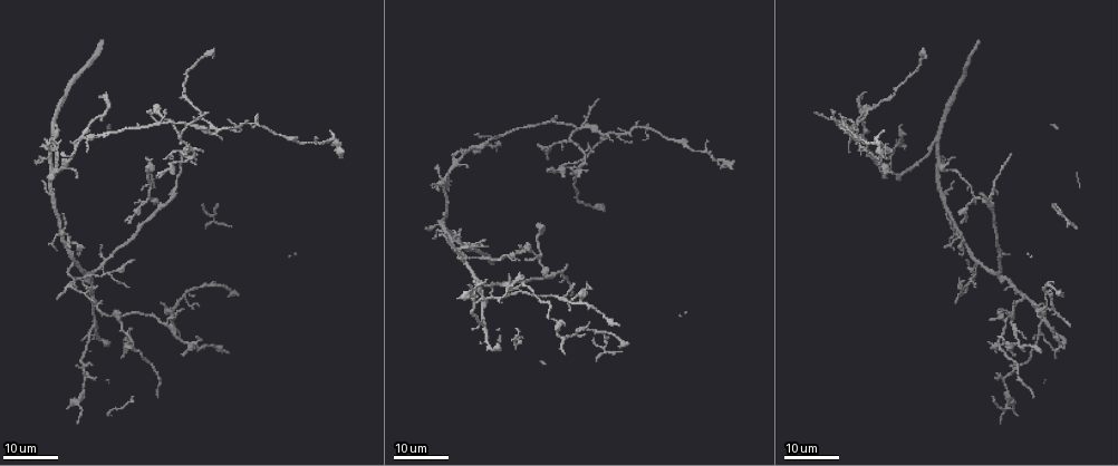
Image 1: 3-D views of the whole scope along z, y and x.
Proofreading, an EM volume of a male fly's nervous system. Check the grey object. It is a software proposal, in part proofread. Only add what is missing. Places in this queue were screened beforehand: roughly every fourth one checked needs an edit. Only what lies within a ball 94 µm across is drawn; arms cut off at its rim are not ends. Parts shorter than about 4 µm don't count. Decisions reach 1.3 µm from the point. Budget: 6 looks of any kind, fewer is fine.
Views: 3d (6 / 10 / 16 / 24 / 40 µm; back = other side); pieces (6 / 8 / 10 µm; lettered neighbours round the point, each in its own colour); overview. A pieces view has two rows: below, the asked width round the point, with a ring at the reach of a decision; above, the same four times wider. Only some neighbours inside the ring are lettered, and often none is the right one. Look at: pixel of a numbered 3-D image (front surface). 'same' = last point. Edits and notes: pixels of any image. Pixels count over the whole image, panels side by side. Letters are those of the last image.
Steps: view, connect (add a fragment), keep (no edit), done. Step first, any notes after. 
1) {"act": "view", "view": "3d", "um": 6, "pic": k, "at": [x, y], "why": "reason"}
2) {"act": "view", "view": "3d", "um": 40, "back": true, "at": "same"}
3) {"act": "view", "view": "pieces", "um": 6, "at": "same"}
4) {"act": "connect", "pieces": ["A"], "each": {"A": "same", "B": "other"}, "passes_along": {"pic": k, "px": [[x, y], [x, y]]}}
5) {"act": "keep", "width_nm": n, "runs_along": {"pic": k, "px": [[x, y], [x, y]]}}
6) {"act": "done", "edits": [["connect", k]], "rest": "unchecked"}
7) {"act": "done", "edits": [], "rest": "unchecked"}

{"act": "view", "view": "3d", "um": 16, "pic": 1, "at": [77, 364], "why": "branch stops here"}

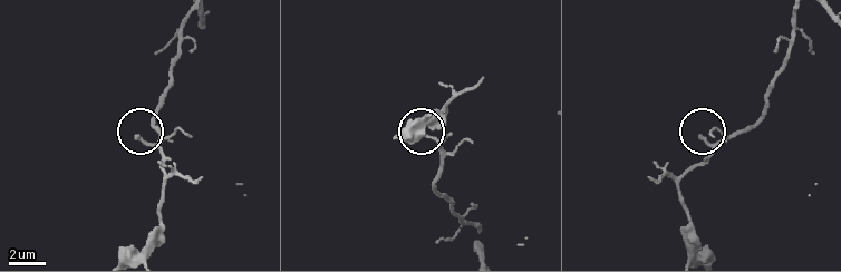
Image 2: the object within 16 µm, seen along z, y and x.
{"act": "view", "view": "pieces", "um": 8, "pic": 2, "at": [139, 136]}

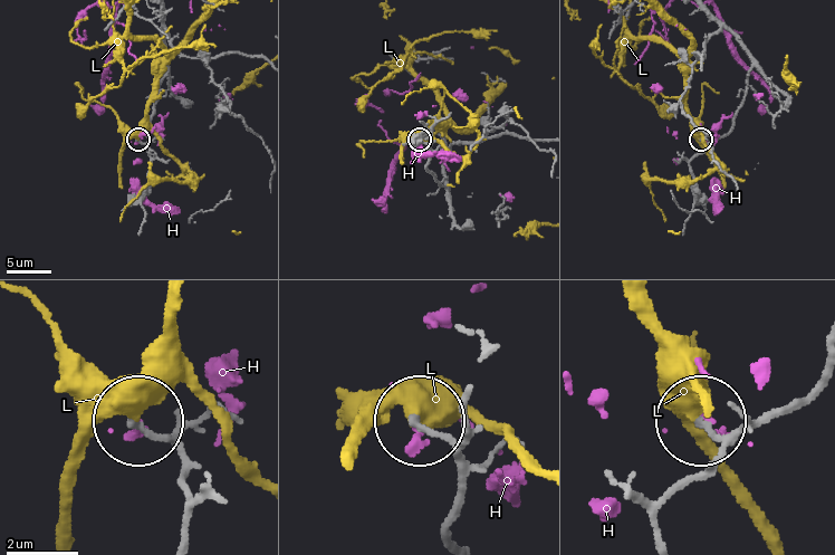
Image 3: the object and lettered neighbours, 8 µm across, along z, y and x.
{"act": "keep", "each": {"H": "other", "L": "other"}, "runs_along": {"pic": 3, "px": [[451, 539], [457, 468], [424, 426]]}, "found": "none of them fits"}

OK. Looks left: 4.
{"act": "view", "view": "3d", "um": 16, "pic": 1, "at": [945, 247], "why": "an open end"}

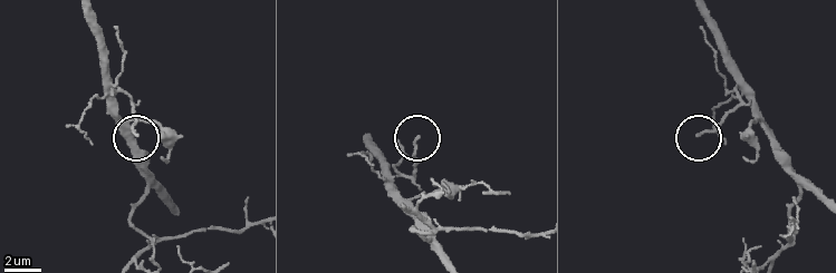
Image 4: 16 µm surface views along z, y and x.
{"act": "view", "view": "pieces", "um": 8, "pic": 4, "at": [417, 139]}

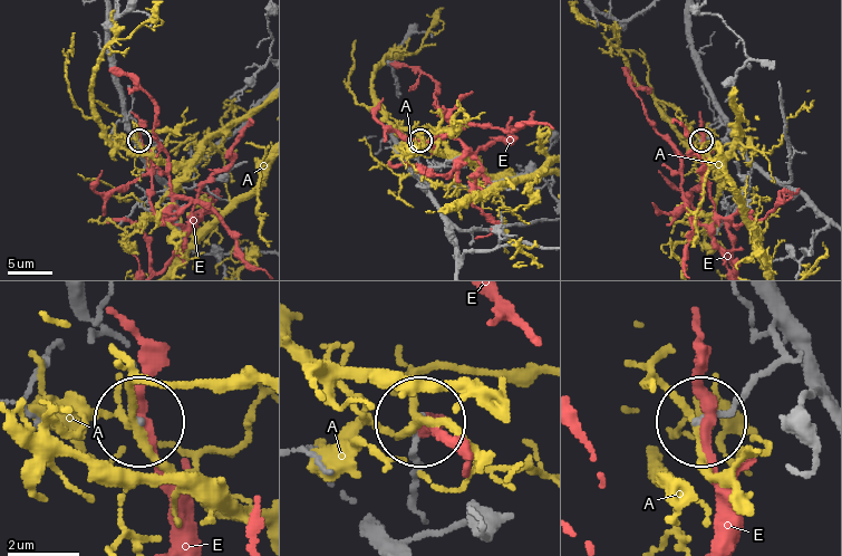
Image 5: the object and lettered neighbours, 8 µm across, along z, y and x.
{"act": "keep", "each": {"A": "other", "E": "other"}, "runs_along": {"pic": 5, "px": [[689, 31], [693, 60], [720, 121], [702, 138]]}, "found": "none of them fits"}

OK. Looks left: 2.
{"act": "view", "view": "3d", "um": 24, "pic": 1, "at": [446, 240], "why": "free end"}

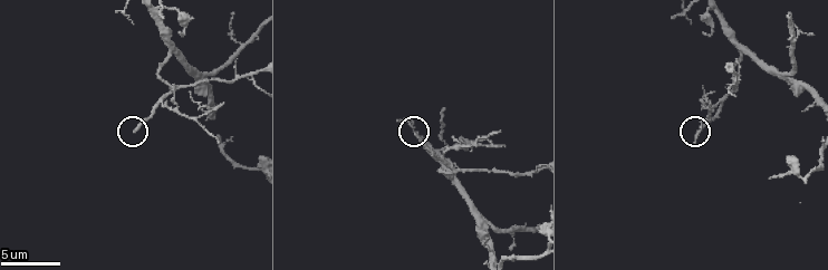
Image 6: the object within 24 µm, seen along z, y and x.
{"act": "view", "view": "pieces", "um": 10, "pic": 6, "at": [415, 134]}

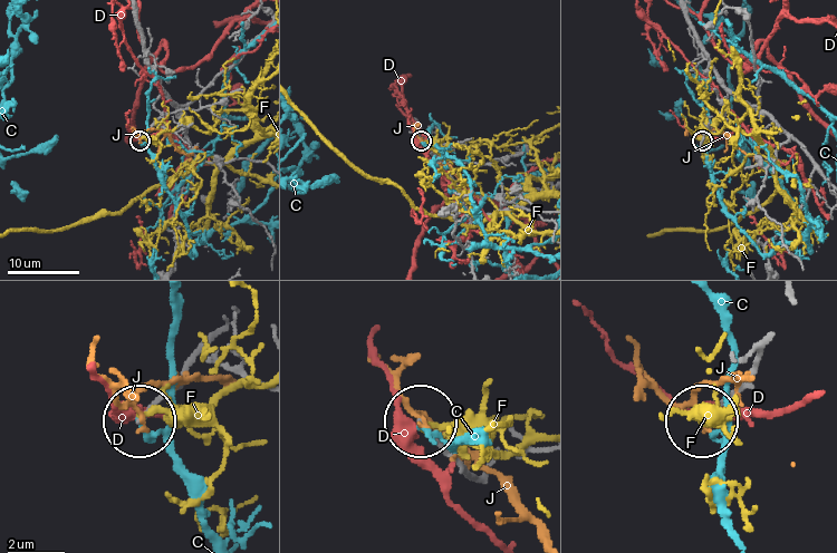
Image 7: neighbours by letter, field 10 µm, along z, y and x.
{"act": "keep", "each": {"C": "other", "D": "other", "F": "other", "J": "other"}, "runs_along": {"pic": 7, "px": [[480, 481], [423, 423]]}, "found": "none of them fits"}

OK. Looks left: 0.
{"act": "done", "edits": [], "rest": "unchecked"}

